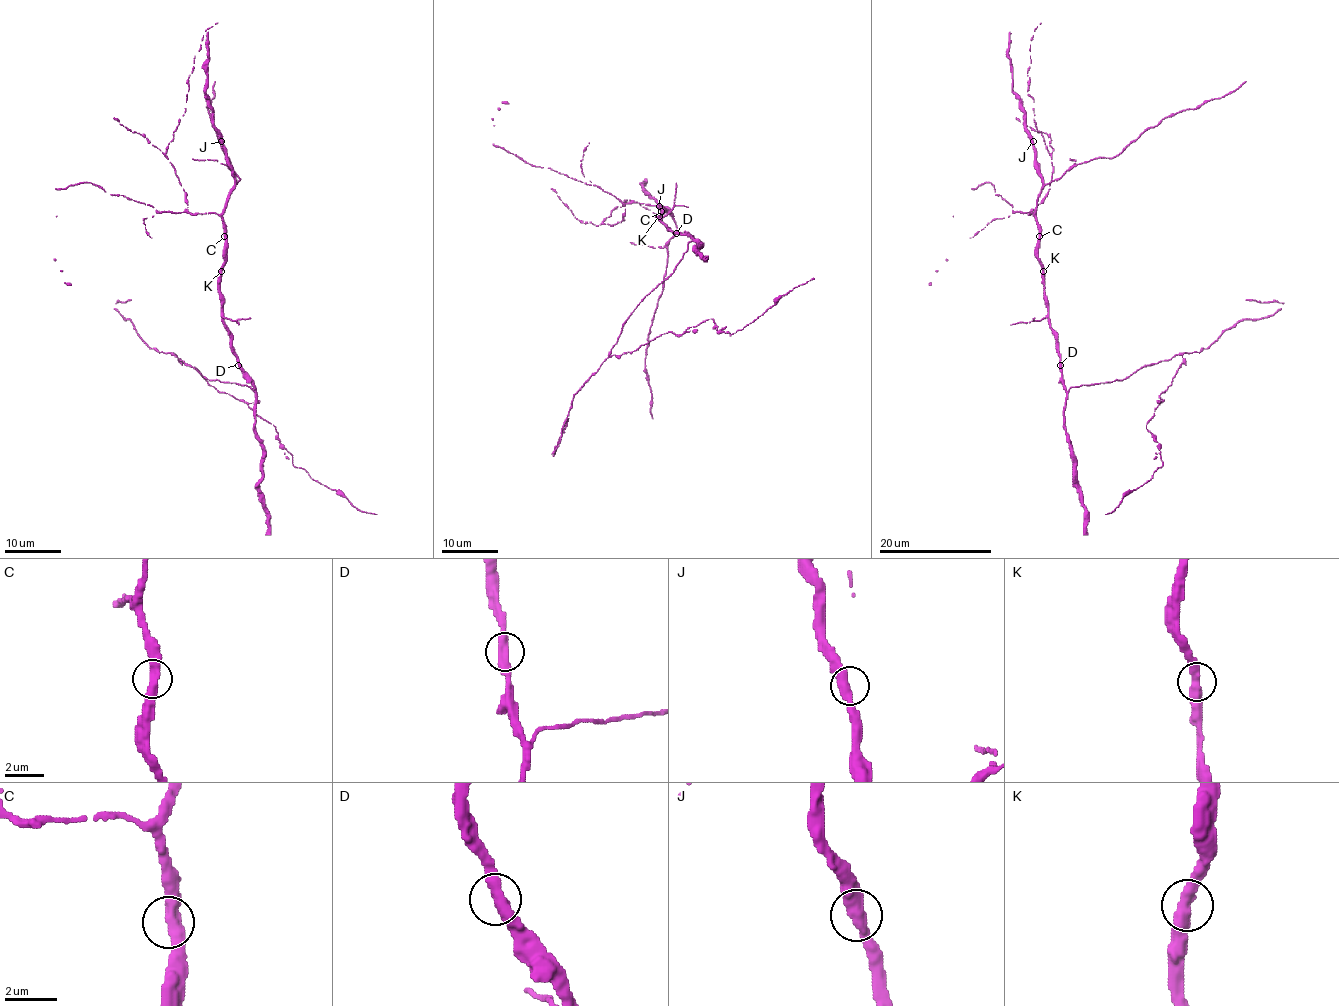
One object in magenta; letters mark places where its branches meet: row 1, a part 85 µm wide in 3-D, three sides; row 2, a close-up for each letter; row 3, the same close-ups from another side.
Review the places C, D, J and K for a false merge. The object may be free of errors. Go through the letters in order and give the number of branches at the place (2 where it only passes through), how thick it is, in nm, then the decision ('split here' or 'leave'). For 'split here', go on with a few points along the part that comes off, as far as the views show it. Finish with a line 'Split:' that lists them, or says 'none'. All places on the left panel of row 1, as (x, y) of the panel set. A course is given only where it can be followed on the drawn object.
C: 2 | 420 nm | leave
D: 2 | 440 nm | leave
J: 2 | 400 nm | leave
K: 2 | 420 nm | leave
Split: none

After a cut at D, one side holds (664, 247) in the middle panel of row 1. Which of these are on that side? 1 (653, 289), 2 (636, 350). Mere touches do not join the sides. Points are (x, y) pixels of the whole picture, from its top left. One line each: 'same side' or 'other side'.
1: other side
2: other side

